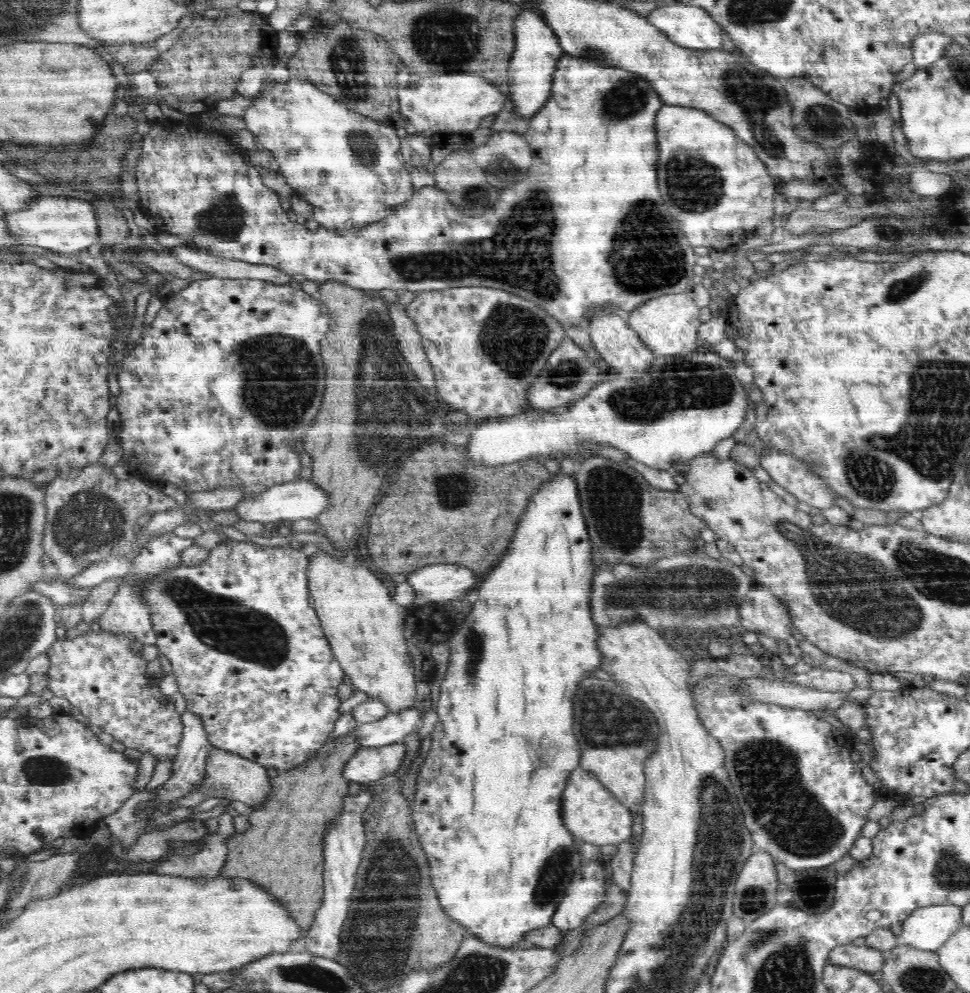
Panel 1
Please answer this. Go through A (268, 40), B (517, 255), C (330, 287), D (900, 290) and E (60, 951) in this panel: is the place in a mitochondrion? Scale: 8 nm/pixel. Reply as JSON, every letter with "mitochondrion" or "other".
{"A":"other","B":"mitochondrion","C":"other","D":"mitochondrion","E":"other"}

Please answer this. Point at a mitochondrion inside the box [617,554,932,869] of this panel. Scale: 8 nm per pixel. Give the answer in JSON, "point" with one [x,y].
{"point":[773,793]}

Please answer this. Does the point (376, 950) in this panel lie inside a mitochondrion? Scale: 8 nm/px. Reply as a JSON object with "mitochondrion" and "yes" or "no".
{"mitochondrion":"yes"}

